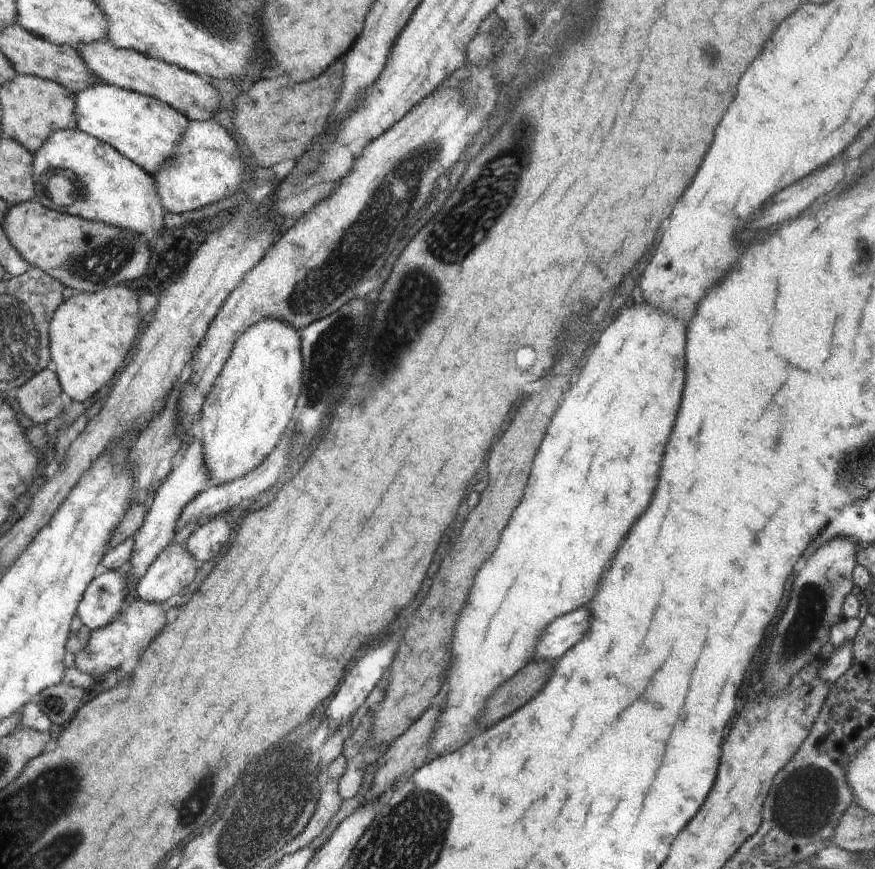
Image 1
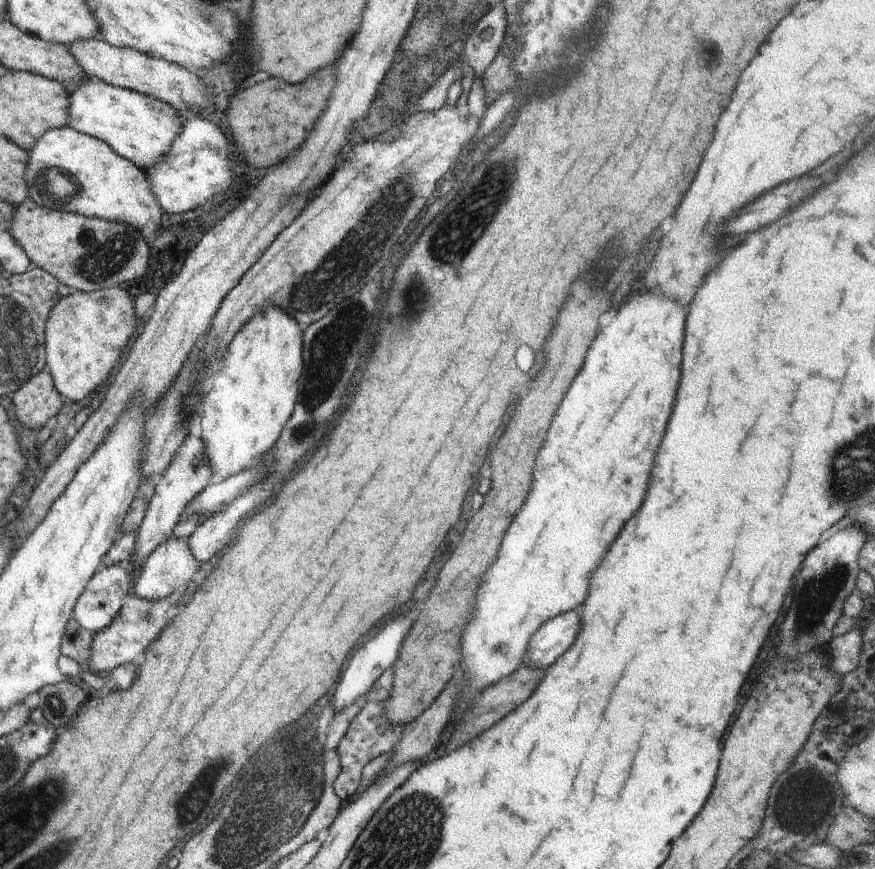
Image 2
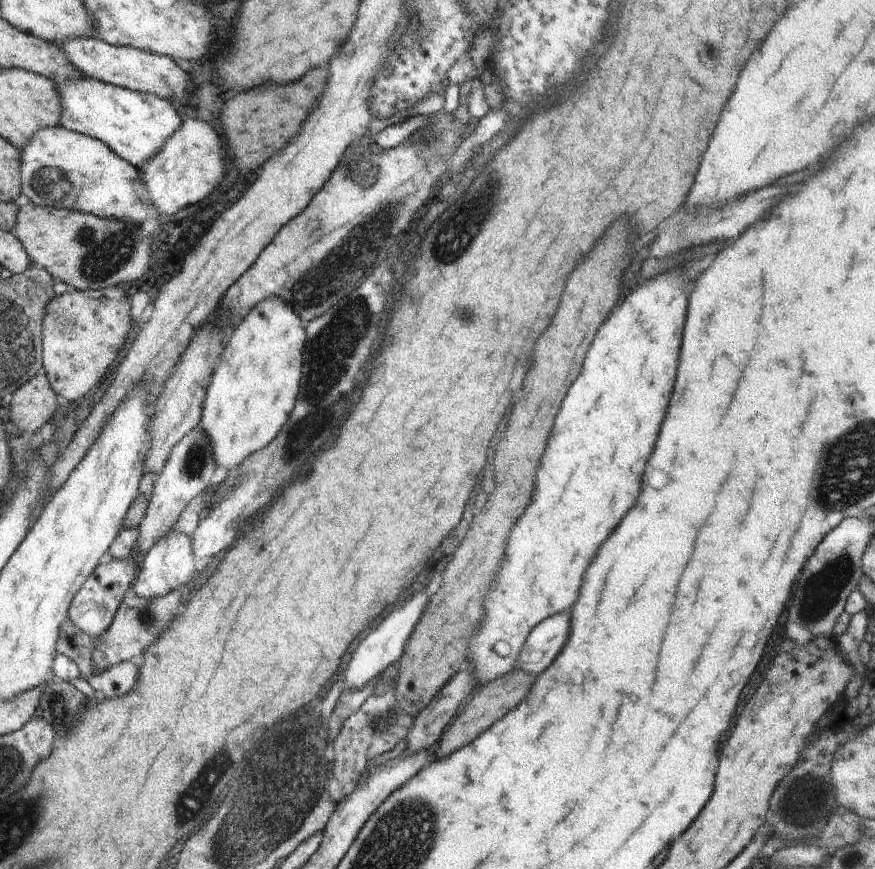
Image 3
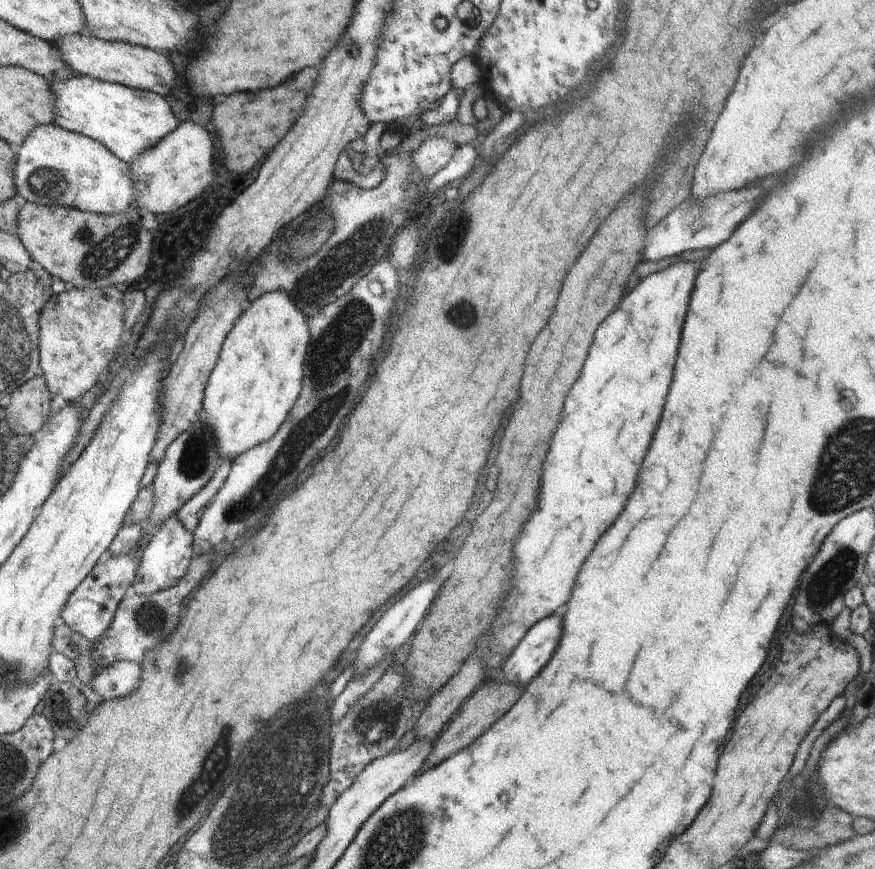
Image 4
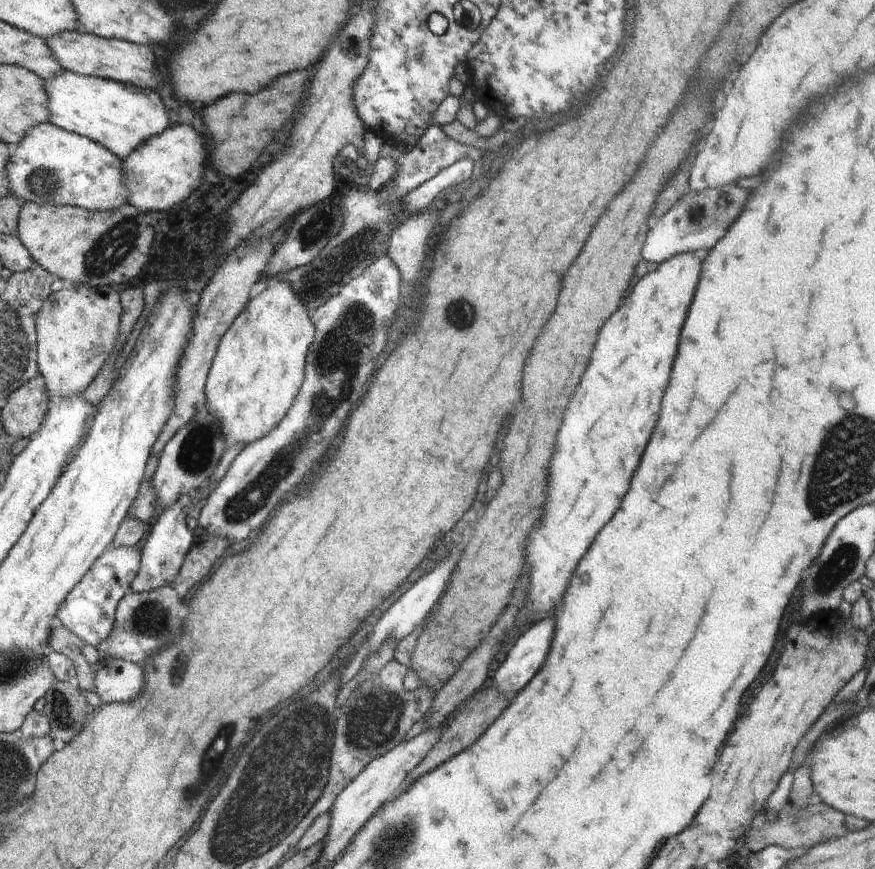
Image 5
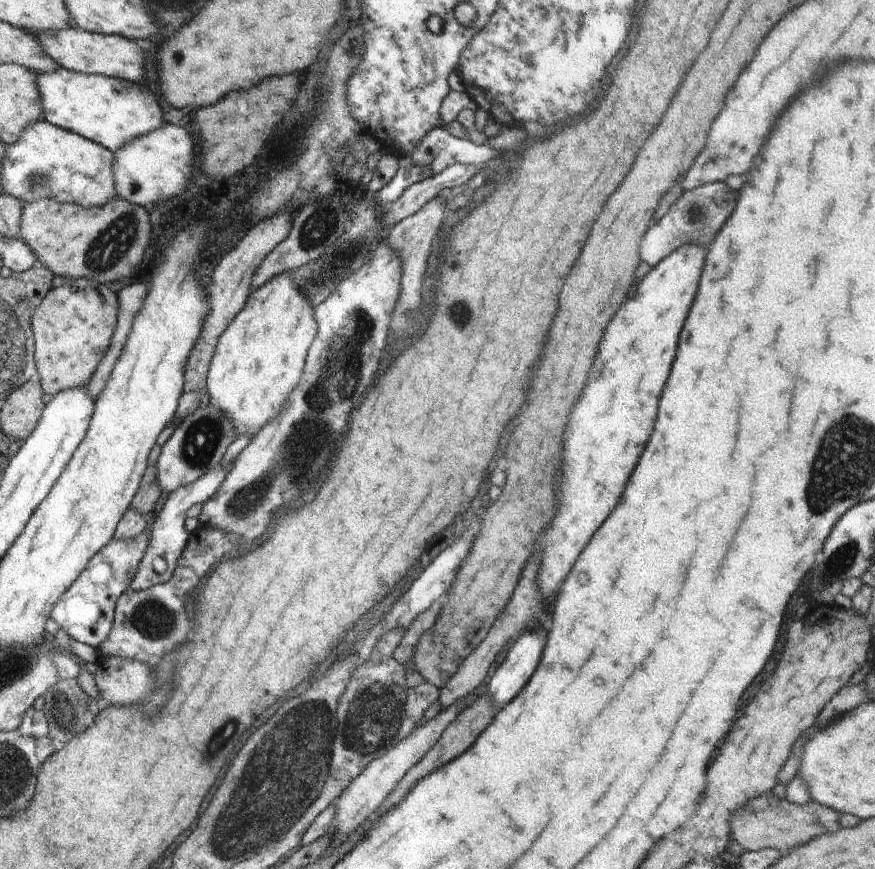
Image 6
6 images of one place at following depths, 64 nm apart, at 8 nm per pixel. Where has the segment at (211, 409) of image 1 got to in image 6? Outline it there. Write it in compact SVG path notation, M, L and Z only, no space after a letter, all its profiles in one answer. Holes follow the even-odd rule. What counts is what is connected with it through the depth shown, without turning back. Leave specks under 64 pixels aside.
M290 273L273 276L266 284L252 290L245 306L220 335L207 374L210 404L224 412L233 422L236 436L254 434L274 420L285 407L288 395L296 388L303 375L308 349L317 333L313 309L298 290Z

